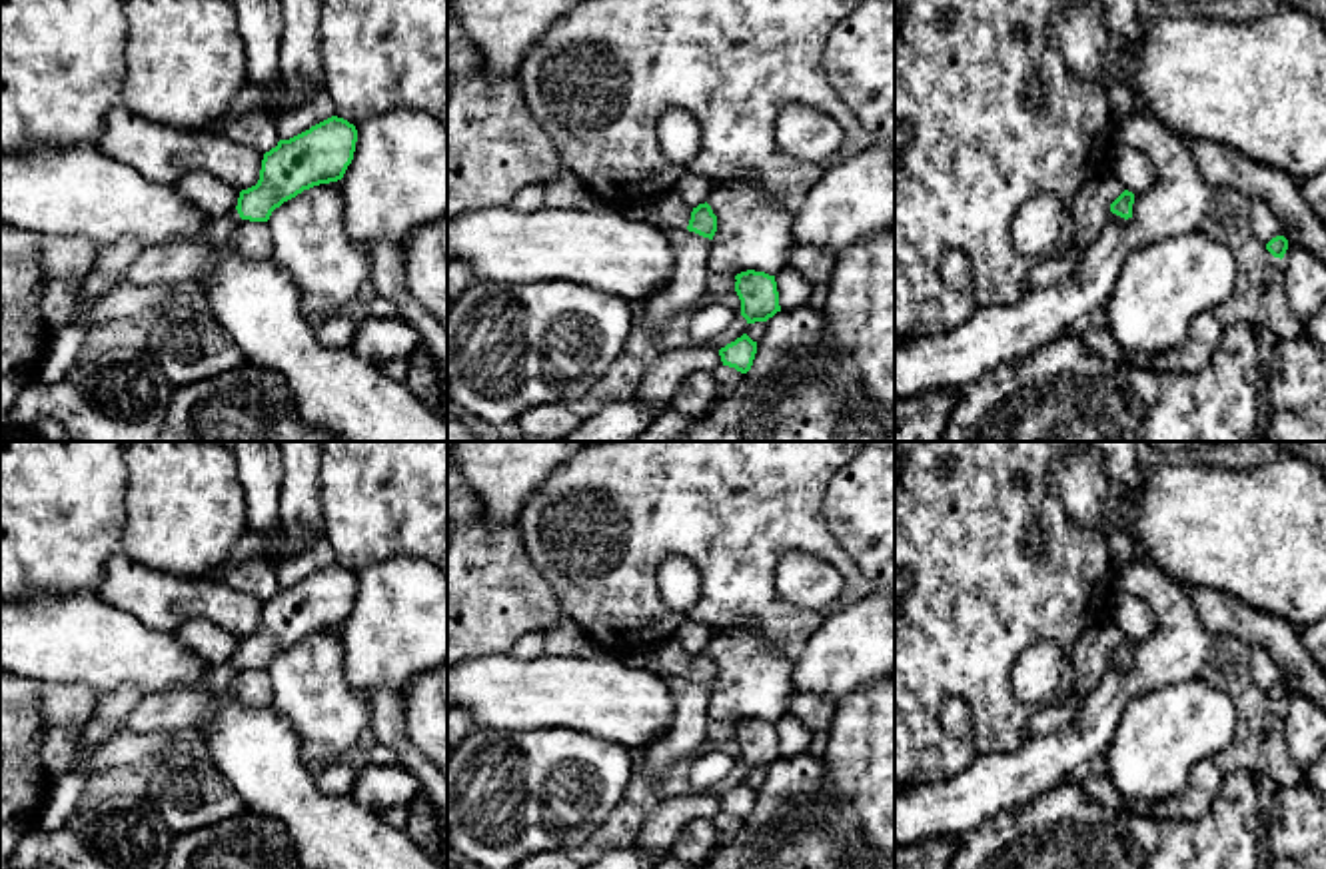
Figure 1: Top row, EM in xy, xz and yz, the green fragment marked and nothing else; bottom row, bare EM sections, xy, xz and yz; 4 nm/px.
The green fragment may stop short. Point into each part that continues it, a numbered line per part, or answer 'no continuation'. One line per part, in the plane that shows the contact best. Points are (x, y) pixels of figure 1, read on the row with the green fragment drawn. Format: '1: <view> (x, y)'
1: xz (667, 210)

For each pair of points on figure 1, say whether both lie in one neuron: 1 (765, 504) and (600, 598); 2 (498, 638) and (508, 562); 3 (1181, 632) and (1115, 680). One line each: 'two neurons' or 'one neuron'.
1: one neuron
2: one neuron
3: one neuron

